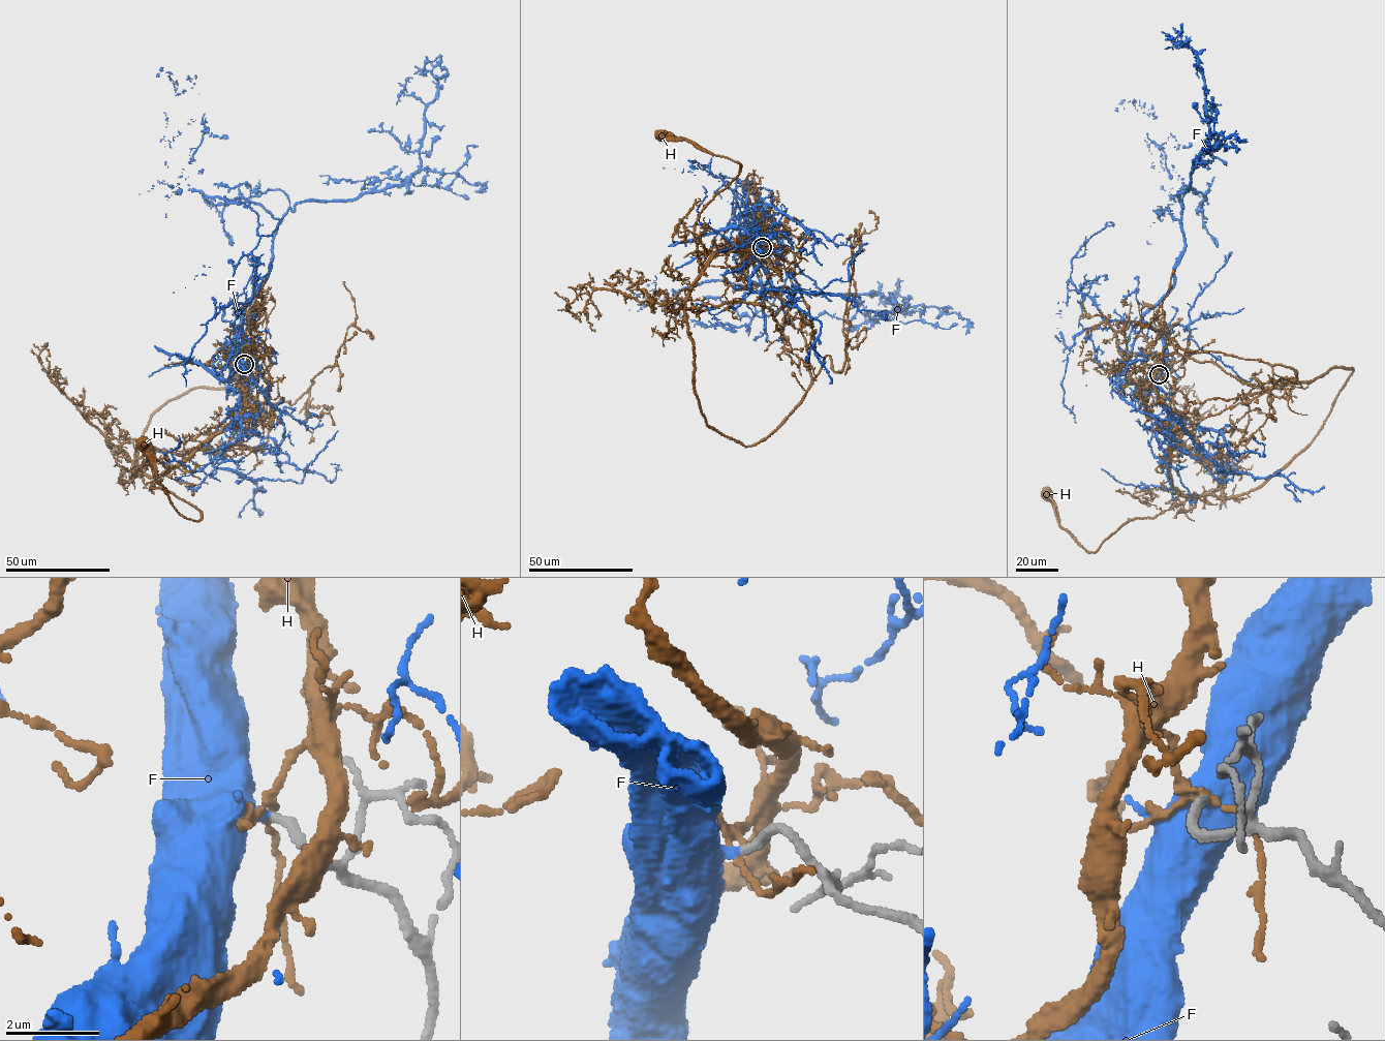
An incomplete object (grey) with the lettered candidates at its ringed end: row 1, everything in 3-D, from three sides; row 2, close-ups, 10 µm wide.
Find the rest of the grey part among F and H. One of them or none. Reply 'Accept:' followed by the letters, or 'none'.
Accept: F

